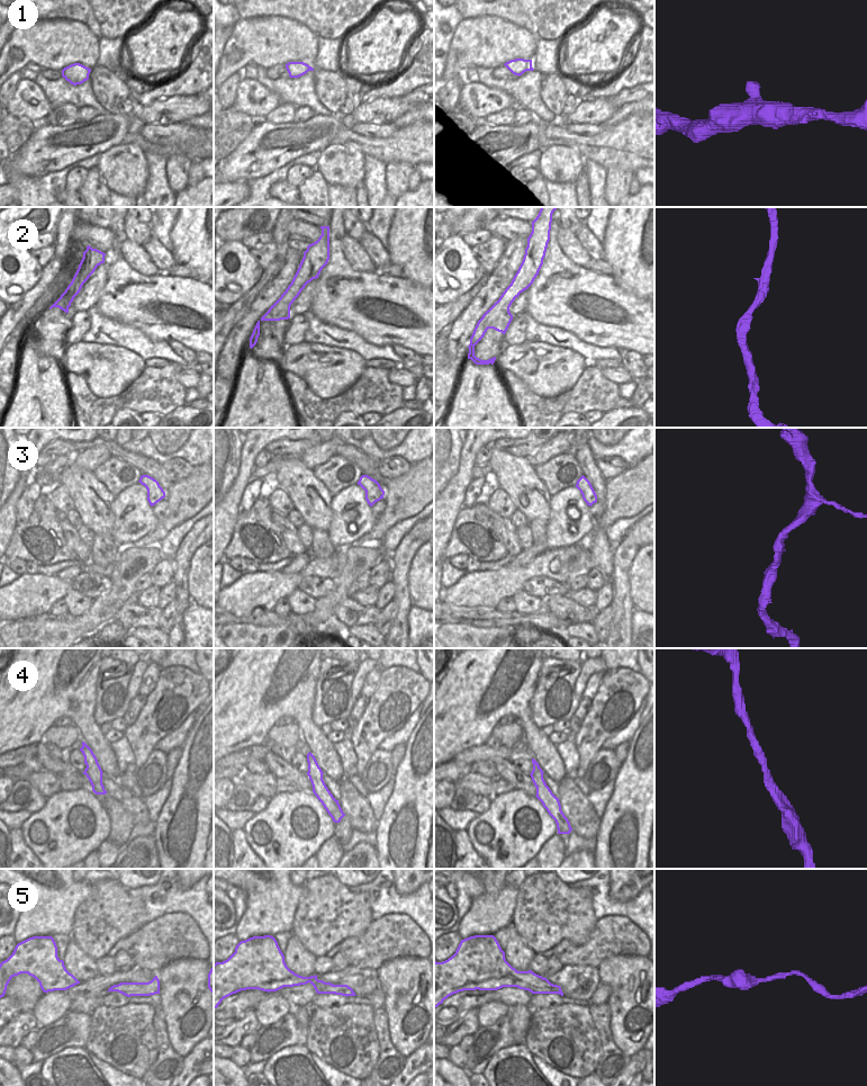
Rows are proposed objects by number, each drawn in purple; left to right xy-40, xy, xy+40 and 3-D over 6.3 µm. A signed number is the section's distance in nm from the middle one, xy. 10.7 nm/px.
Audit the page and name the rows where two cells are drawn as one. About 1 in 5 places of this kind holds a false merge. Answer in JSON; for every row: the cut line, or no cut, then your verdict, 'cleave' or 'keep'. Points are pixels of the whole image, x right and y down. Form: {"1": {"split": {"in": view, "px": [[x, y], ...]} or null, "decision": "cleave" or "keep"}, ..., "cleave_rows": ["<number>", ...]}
{"1": {"split": null, "decision": "keep"}, "2": {"split": null, "decision": "keep"}, "3": {"split": null, "decision": "keep"}, "4": {"split": null, "decision": "keep"}, "5": {"split": null, "decision": "keep"}, "cleave_rows": []}

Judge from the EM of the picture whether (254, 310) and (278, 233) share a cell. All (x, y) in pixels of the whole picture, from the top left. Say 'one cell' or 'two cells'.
two cells

